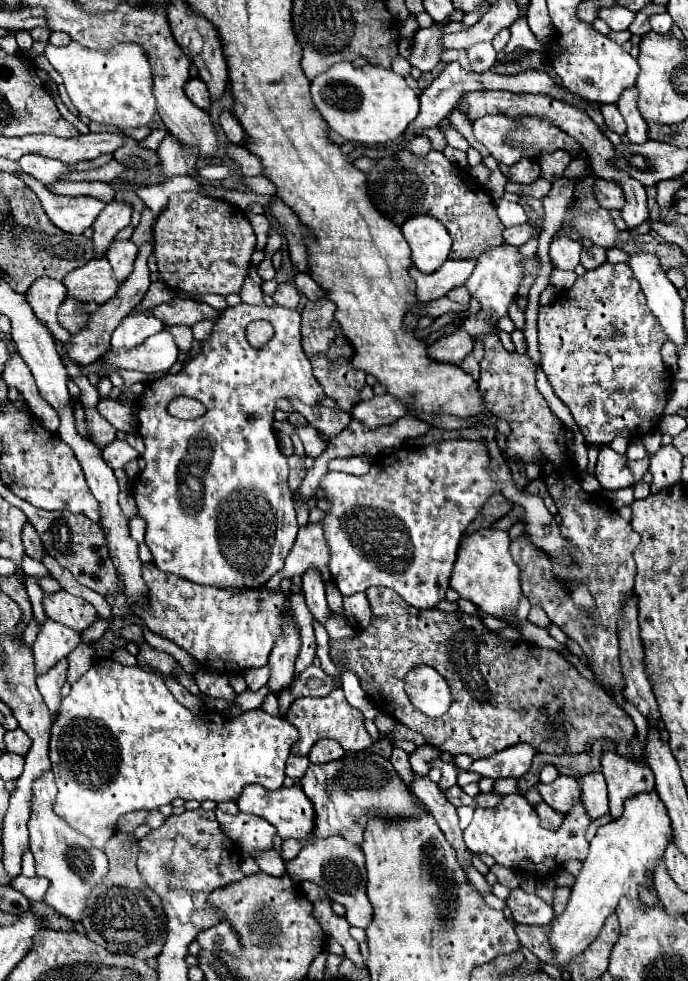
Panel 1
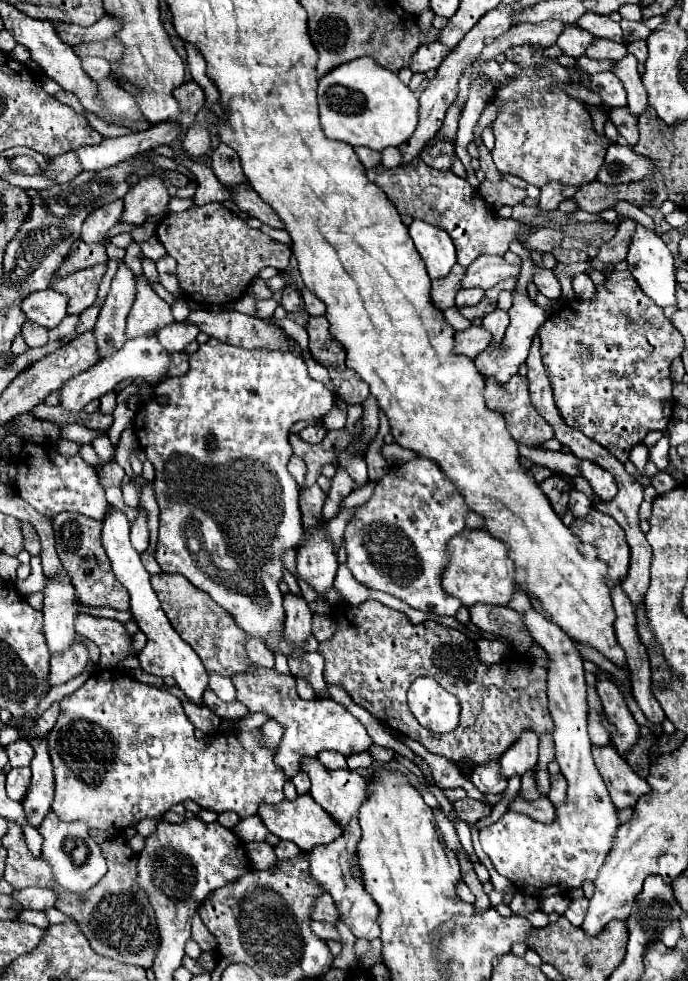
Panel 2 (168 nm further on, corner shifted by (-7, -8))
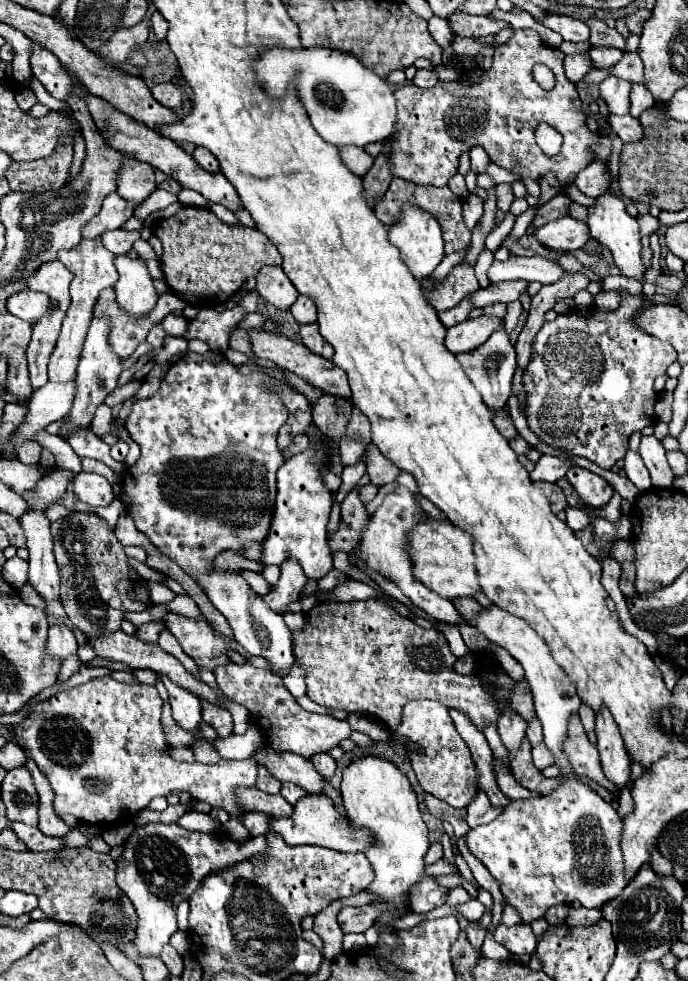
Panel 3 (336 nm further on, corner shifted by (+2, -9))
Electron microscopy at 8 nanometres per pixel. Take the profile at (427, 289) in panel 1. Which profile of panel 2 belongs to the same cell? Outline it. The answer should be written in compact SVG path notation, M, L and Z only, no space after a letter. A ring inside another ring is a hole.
M481 255L467 267L465 277L457 285L457 291L471 289L471 287L479 287L479 289L487 291L487 289L495 287L499 281L503 281L507 277L517 277L517 275L519 275L519 267L505 263L503 257Z

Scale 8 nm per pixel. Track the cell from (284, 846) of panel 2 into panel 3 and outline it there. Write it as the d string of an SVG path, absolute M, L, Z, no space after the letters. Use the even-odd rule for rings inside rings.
M148 822L144 826L136 826L124 842L122 856L116 860L116 884L136 908L138 922L134 930L134 944L138 952L144 956L160 956L170 936L178 930L176 906L184 898L190 898L210 872L248 860L264 848L264 836L234 842L224 832L190 832L178 824Z

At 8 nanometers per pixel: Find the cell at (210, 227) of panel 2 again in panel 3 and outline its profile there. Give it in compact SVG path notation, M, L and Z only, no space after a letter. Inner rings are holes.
M184 206L174 216L160 220L154 226L154 234L164 246L160 264L168 288L196 308L226 304L262 266L282 264L276 246L262 232L246 226L230 226L208 208Z

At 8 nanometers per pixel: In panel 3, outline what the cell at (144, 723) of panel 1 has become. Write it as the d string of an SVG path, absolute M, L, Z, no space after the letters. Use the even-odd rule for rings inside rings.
M110 676L92 678L86 684L58 692L52 698L38 702L30 708L28 718L22 724L12 724L14 742L22 746L36 762L40 772L48 778L56 792L56 814L74 814L80 822L90 826L114 824L120 818L134 816L144 810L156 796L170 796L190 792L192 798L208 802L212 808L224 808L230 816L242 814L234 790L238 786L254 786L258 776L258 764L254 760L220 760L218 764L200 762L174 762L170 758L170 746L164 740L162 724L162 698L154 686L146 684L122 684Z

